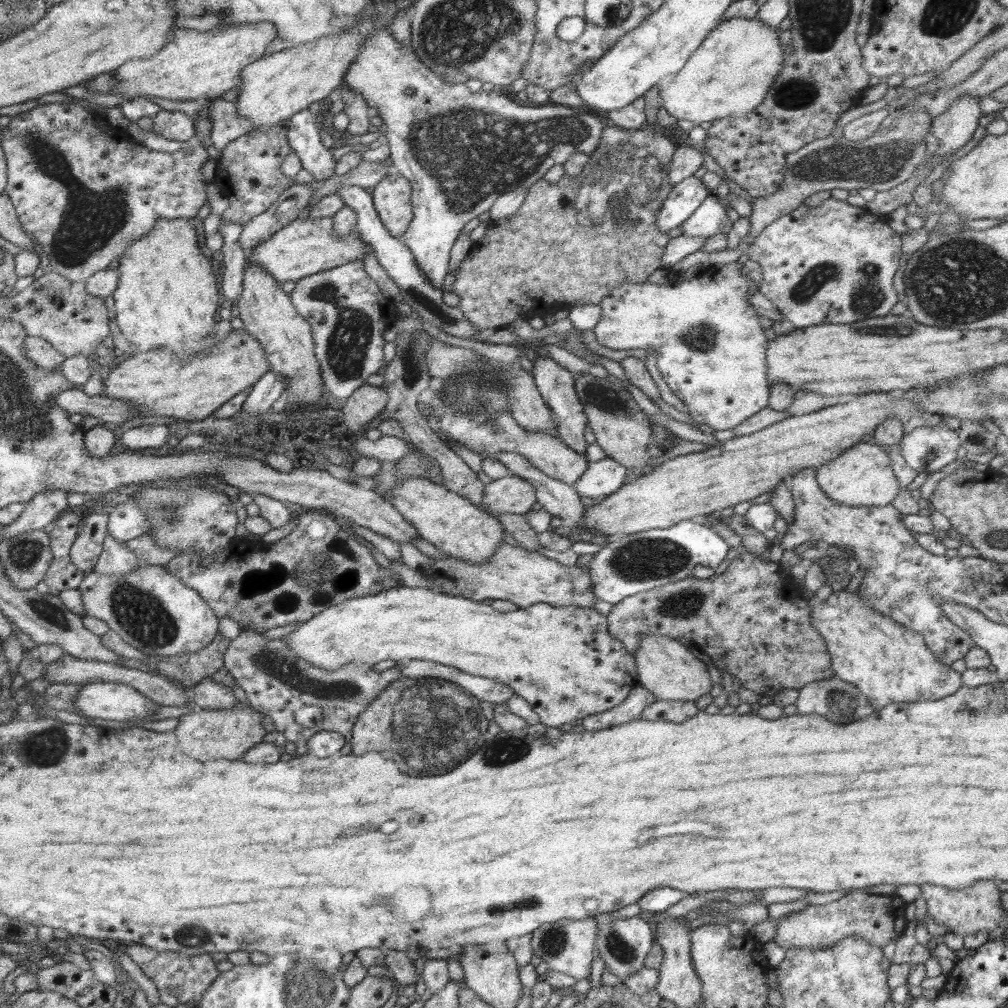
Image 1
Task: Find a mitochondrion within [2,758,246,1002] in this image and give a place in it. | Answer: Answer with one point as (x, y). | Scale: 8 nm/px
(193, 940)

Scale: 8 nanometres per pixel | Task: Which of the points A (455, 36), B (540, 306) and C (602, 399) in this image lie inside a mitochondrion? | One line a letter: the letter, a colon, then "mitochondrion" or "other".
A: mitochondrion
B: other
C: mitochondrion

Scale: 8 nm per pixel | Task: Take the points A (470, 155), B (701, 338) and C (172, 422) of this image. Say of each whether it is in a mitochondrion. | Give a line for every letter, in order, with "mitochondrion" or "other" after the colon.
A: mitochondrion
B: mitochondrion
C: other

